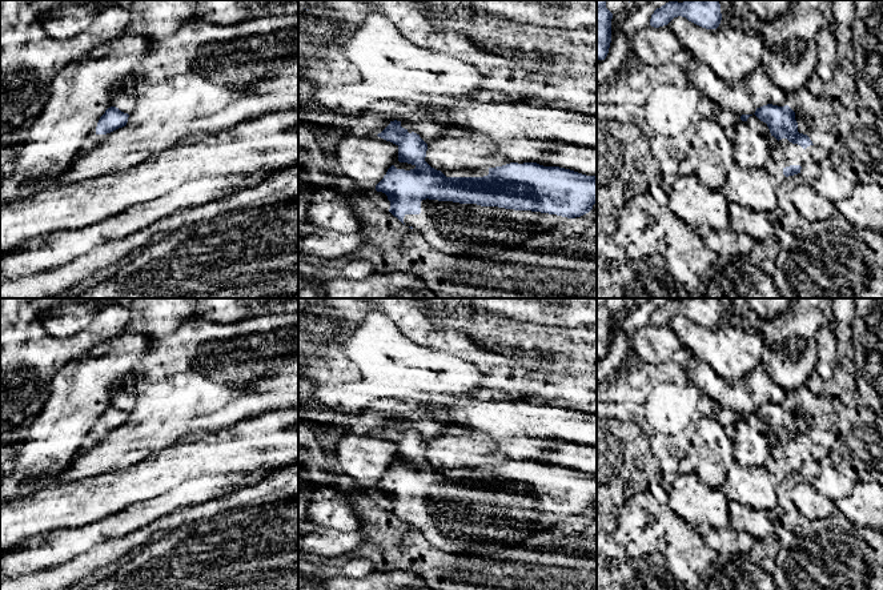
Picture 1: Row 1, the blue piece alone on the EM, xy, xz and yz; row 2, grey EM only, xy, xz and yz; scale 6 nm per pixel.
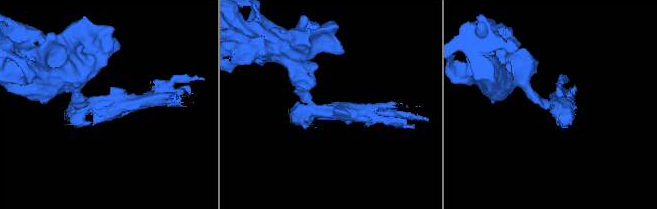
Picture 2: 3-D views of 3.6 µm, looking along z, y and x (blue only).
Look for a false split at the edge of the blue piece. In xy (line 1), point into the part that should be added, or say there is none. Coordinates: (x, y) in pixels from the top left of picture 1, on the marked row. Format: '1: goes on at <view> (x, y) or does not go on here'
1: does not go on here

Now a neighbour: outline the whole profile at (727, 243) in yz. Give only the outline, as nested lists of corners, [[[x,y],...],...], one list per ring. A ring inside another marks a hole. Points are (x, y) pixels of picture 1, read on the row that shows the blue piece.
[[[730,226],[722,230],[702,228],[699,230],[705,245],[718,257],[744,258],[755,249],[756,241],[746,233],[738,233]]]

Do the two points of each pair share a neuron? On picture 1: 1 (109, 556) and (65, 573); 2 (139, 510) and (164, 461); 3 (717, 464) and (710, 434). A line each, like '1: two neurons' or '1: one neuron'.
1: one neuron
2: two neurons
3: one neuron

